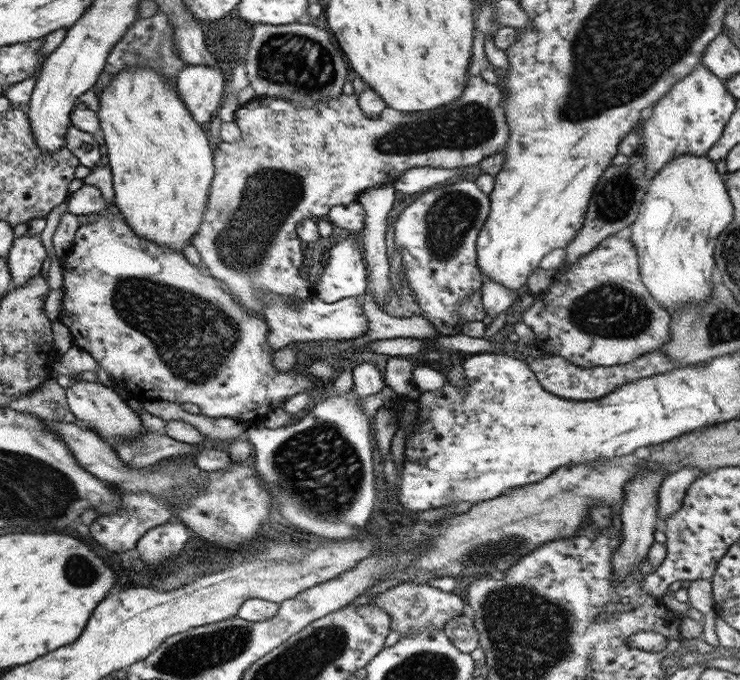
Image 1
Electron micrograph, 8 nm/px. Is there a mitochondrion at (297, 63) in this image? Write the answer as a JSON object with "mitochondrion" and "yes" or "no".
{"mitochondrion":"yes"}

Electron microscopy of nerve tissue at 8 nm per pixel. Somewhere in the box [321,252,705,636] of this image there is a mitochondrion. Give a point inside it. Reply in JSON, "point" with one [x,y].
{"point":[609,311]}

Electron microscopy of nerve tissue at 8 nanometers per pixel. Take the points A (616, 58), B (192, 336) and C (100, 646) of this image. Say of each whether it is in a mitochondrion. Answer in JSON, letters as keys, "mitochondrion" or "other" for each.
{"A":"mitochondrion","B":"mitochondrion","C":"other"}

